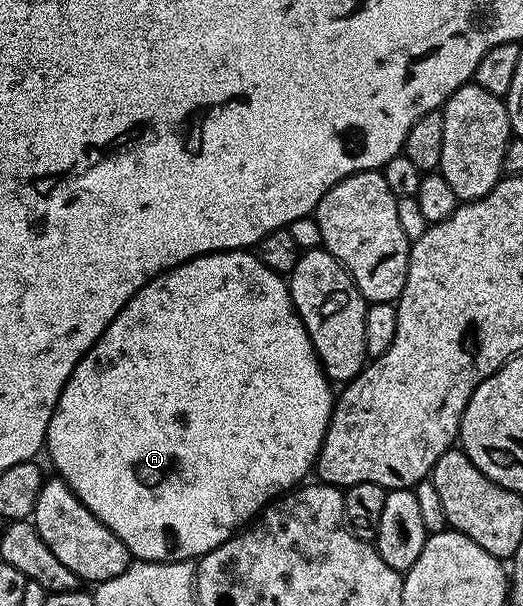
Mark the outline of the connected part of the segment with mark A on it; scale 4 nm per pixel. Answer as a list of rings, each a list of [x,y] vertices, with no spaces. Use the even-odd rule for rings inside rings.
[[[251,250],[214,251],[211,255],[200,255],[197,259],[188,259],[184,263],[179,263],[178,266],[164,271],[161,275],[155,275],[146,286],[138,289],[138,293],[134,293],[134,297],[130,297],[130,301],[116,314],[114,321],[110,321],[110,325],[100,334],[95,345],[78,361],[74,373],[68,378],[62,393],[58,397],[58,405],[50,417],[50,425],[48,426],[46,455],[48,451],[53,465],[56,466],[55,474],[63,479],[66,485],[70,485],[70,489],[76,494],[78,501],[82,501],[82,505],[86,505],[86,509],[90,509],[90,513],[94,513],[94,517],[98,517],[98,521],[102,521],[102,525],[106,525],[106,529],[110,529],[120,538],[122,545],[126,545],[129,556],[145,563],[198,561],[202,556],[209,555],[214,549],[218,549],[218,545],[222,545],[226,540],[231,539],[245,525],[251,524],[269,503],[281,498],[285,493],[293,490],[297,485],[303,484],[309,478],[307,475],[310,475],[310,472],[316,466],[316,458],[322,449],[326,429],[330,425],[334,406],[334,391],[332,395],[332,390],[334,390],[333,384],[324,371],[324,366],[320,364],[320,358],[316,356],[316,350],[306,333],[299,313],[296,312],[296,306],[292,304],[292,294],[288,292],[285,276],[266,269],[266,265],[262,265],[260,258]]]

